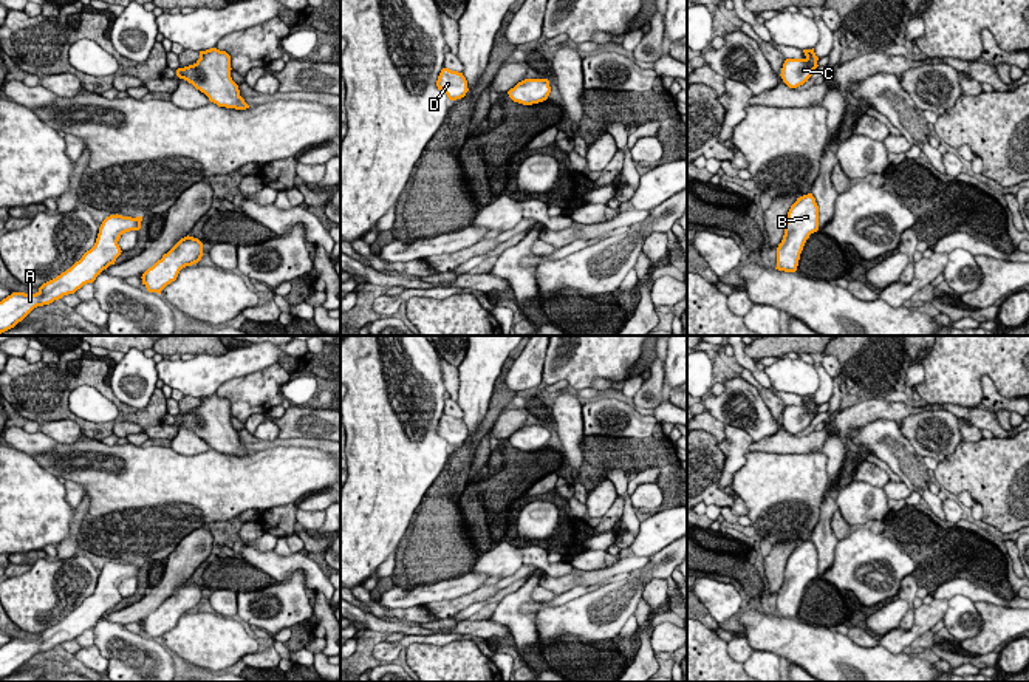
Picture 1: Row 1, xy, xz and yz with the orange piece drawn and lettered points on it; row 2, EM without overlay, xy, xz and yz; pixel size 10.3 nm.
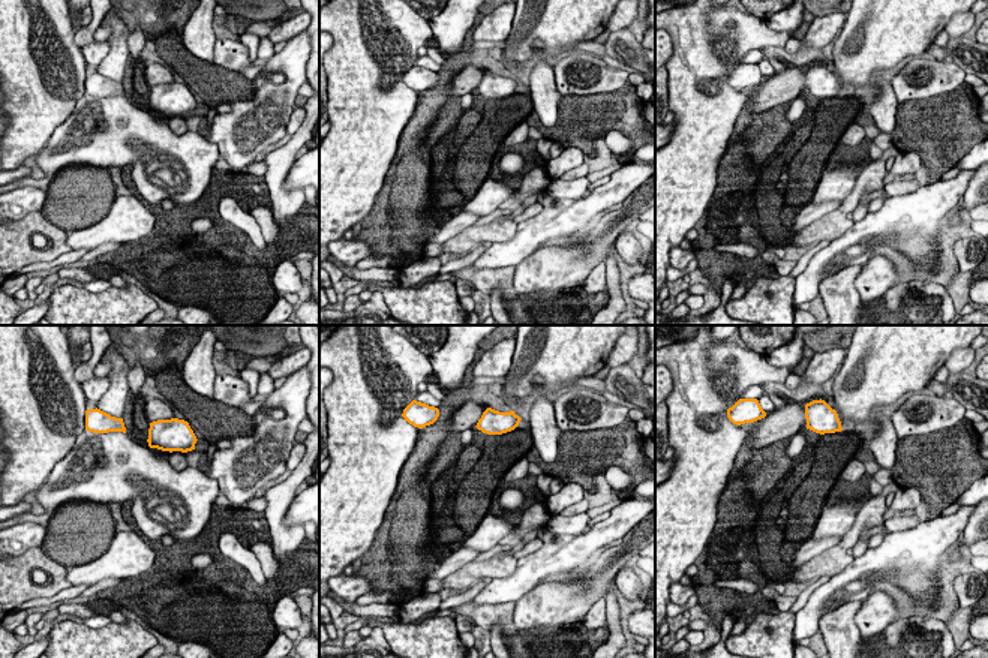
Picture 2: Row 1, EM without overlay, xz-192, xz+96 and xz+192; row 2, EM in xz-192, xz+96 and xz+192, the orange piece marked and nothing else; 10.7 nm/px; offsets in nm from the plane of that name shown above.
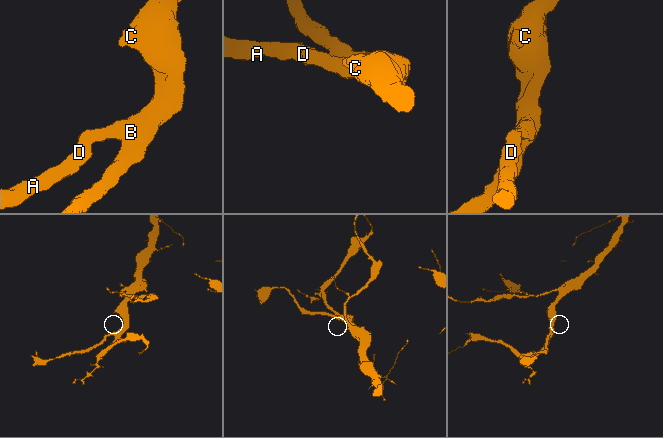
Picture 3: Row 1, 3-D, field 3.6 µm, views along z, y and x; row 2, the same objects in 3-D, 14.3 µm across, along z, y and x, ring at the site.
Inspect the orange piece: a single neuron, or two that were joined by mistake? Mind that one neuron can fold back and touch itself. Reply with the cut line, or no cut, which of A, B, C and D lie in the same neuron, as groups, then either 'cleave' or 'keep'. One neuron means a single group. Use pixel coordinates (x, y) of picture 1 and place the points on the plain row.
no cut | A B C D | keep

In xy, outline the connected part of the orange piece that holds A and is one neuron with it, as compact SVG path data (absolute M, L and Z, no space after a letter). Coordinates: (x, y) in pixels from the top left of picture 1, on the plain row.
M107 563L96 585L94 592L87 597L79 608L56 625L43 629L36 640L12 639L0 648L0 680L14 674L34 654L50 651L63 642L74 640L87 629L93 629L96 623L115 611L121 602L118 591L122 580L141 575L142 563Z

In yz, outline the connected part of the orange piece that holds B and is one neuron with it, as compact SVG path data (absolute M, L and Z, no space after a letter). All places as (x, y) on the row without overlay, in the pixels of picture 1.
M812 540L797 544L791 552L785 581L777 594L777 614L785 619L795 619L803 592L811 580L819 577L819 552Z

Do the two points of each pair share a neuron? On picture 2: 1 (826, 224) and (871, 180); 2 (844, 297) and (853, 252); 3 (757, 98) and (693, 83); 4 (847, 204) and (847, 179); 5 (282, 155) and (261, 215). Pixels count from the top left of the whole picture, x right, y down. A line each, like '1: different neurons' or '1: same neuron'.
1: same neuron
2: different neurons
3: different neurons
4: different neurons
5: different neurons

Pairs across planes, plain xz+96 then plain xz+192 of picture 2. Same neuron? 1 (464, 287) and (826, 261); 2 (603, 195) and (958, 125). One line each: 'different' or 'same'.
1: same
2: different

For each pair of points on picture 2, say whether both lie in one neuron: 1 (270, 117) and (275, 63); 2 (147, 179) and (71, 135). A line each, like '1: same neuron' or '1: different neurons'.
1: same neuron
2: same neuron

